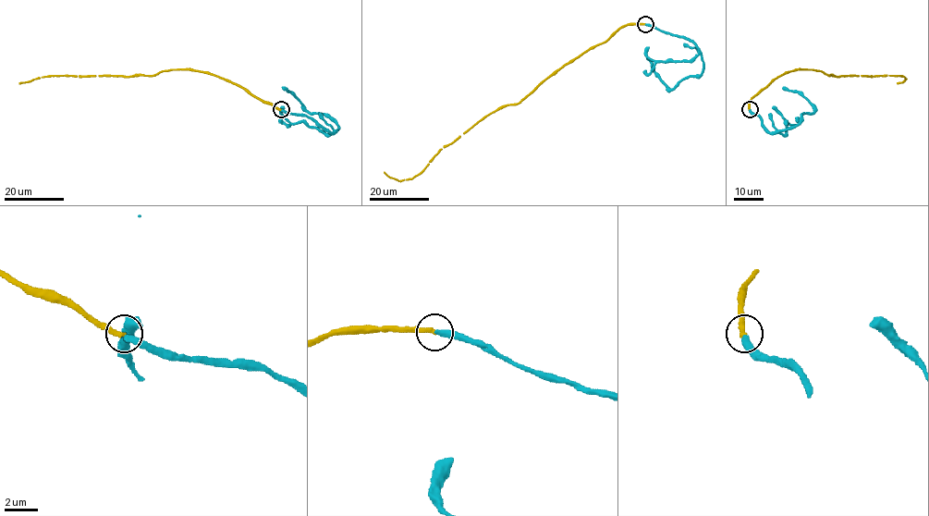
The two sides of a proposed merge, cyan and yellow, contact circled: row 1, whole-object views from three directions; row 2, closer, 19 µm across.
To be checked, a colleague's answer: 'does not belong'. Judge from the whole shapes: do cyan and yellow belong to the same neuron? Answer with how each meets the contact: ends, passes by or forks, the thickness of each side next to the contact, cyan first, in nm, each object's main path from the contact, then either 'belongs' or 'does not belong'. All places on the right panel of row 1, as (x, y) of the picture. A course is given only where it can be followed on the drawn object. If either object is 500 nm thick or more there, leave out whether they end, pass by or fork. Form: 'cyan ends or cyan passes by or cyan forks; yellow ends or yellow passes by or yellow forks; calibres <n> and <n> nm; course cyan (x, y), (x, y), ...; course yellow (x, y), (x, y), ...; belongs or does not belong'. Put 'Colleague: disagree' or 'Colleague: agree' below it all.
cyan ends; yellow ends; calibres 340 and 280 nm; course cyan (750, 110), (769, 132), (793, 128), (803, 114), (813, 111), (813, 106), (797, 92), (783, 87); course yellow (750, 109), (755, 95), (794, 69), (905, 79), (898, 83); belongs
Colleague: disagree

